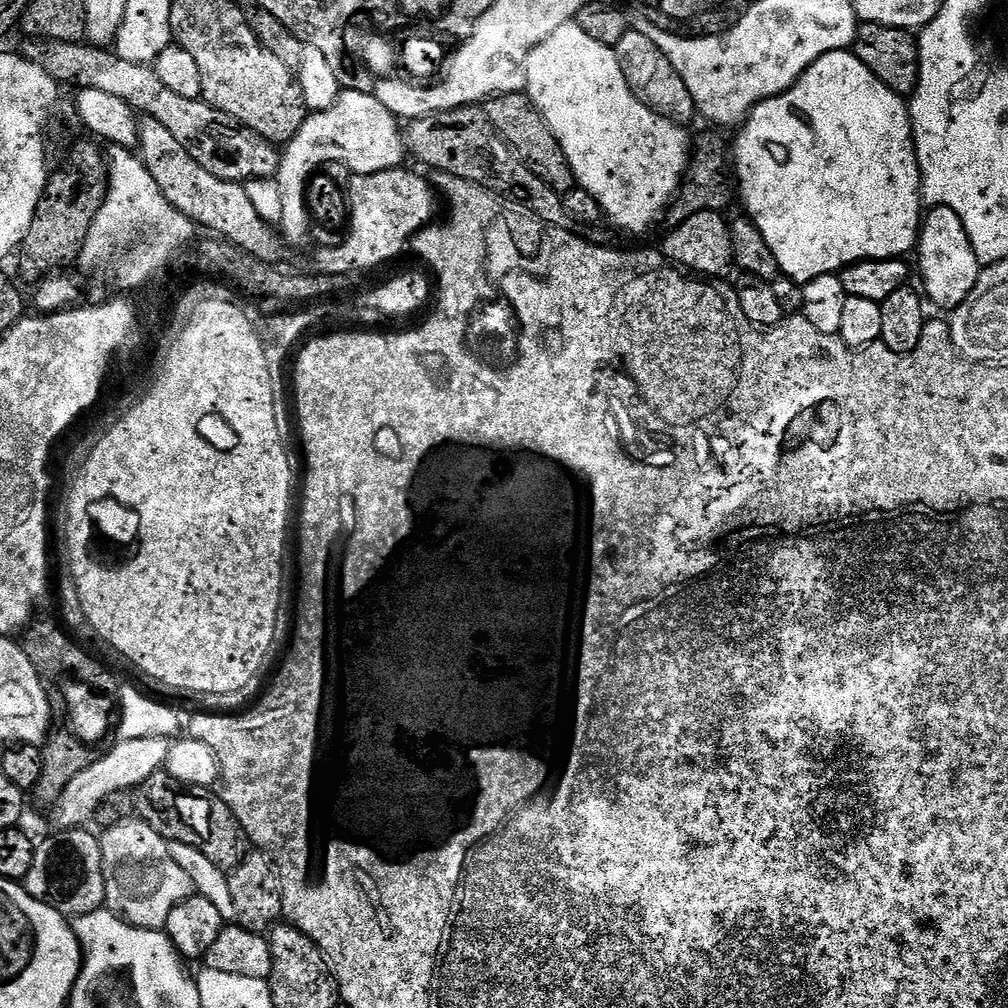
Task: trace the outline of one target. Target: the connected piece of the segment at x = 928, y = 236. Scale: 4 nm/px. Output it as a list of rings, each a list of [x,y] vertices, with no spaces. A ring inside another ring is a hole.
[[[949,208],[931,209],[922,220],[918,241],[919,252],[920,276],[924,279],[923,295],[945,310],[957,308],[965,303],[970,290],[974,290],[978,282],[982,265],[966,234],[966,226],[962,226],[962,218]]]

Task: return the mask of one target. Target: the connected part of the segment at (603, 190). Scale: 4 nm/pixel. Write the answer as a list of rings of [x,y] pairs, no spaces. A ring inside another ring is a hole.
[[[574,22],[558,26],[558,30],[554,30],[546,42],[534,46],[530,54],[526,94],[542,118],[546,118],[546,126],[550,126],[554,138],[558,138],[577,185],[594,194],[603,219],[624,232],[640,236],[675,199],[687,172],[692,142],[683,125],[658,115],[632,93],[620,64],[613,63],[612,72],[604,72],[604,52],[606,46],[594,42],[582,26]]]

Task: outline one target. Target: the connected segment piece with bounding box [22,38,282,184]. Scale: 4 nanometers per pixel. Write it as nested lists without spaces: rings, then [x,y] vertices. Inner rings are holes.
[[[28,38],[23,41],[22,55],[42,66],[48,74],[61,85],[78,84],[81,89],[93,88],[103,93],[114,94],[124,99],[133,111],[154,118],[174,134],[174,139],[186,146],[186,154],[210,170],[214,178],[244,184],[249,180],[271,180],[279,170],[281,149],[271,144],[262,134],[250,130],[242,122],[214,110],[214,106],[204,103],[203,99],[182,98],[158,78],[155,67],[146,64],[126,62],[115,51],[104,46],[93,46],[87,42],[58,42],[57,40],[37,40]]]

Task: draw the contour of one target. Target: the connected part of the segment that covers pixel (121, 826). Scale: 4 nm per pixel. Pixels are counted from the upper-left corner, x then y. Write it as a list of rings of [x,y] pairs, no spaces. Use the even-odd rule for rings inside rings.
[[[139,818],[120,820],[112,824],[98,839],[102,858],[106,861],[104,881],[105,901],[128,923],[136,928],[163,929],[170,910],[194,894],[190,874],[170,858],[169,841],[151,824]]]

